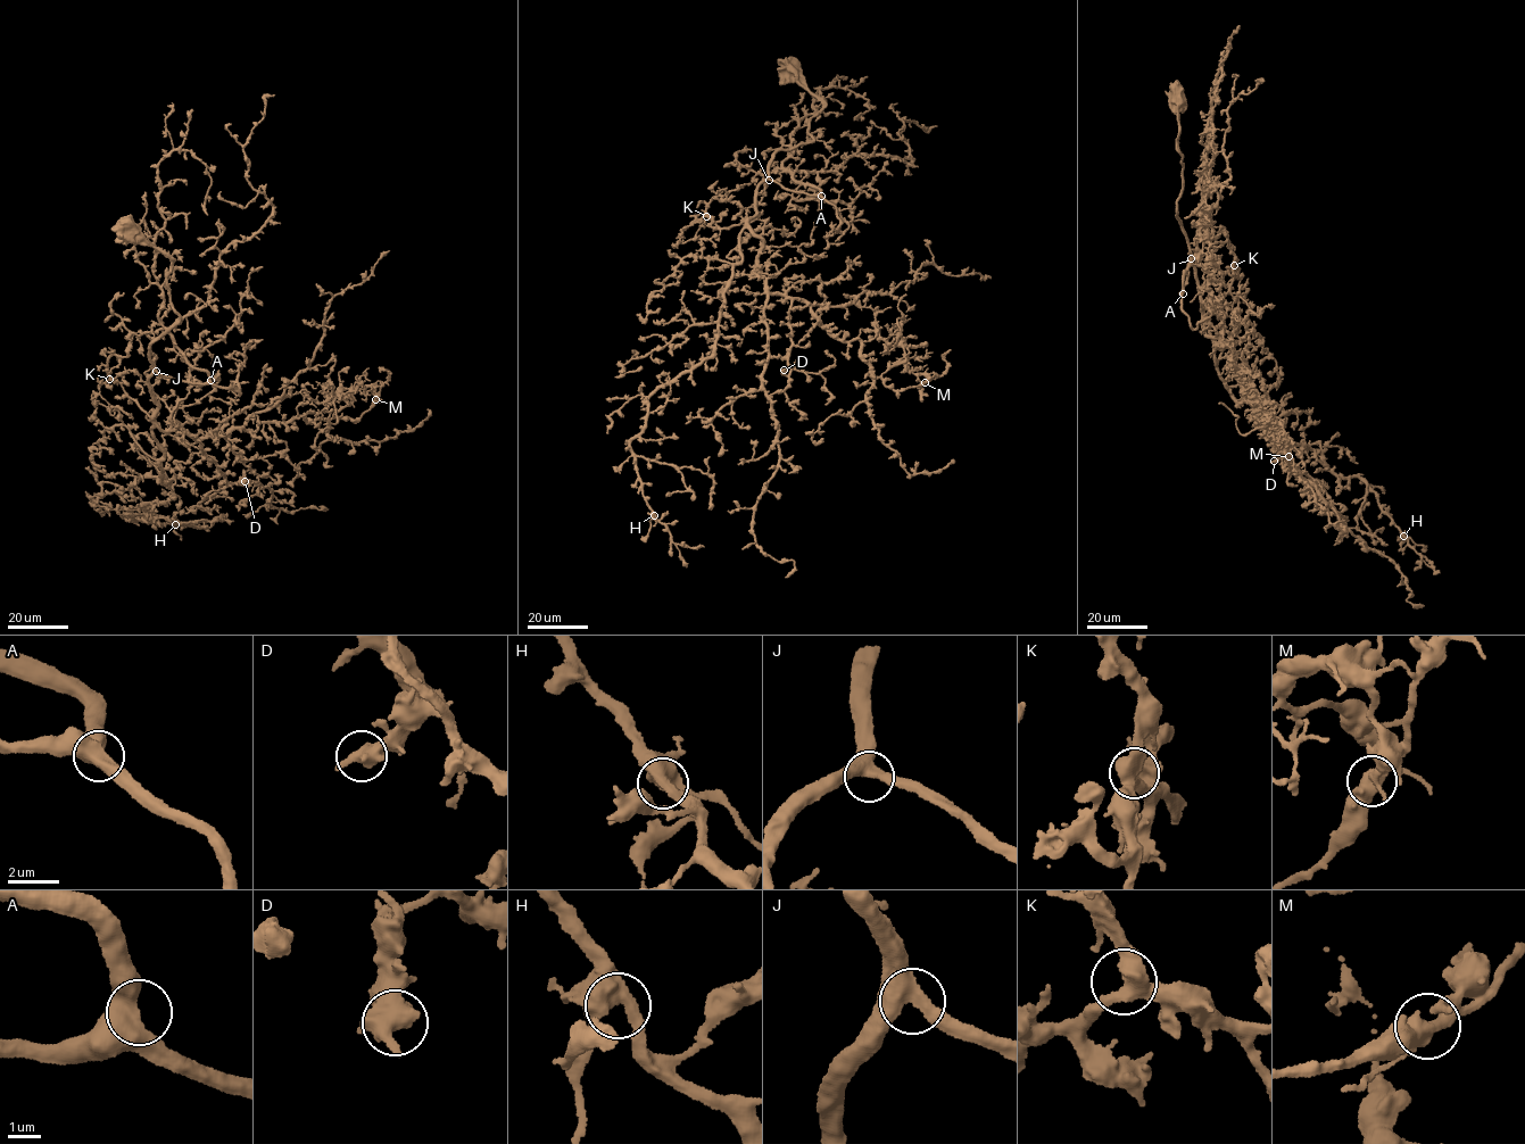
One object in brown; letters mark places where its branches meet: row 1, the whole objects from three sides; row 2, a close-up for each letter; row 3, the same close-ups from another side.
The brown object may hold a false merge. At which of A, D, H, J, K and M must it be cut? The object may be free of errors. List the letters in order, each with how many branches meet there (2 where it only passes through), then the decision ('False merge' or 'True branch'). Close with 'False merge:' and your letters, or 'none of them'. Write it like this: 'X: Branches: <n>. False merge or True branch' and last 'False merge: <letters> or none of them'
A: Branches: 3. True branch
D: Branches: 3. True branch
H: Branches: 3. True branch
J: Branches: 3. True branch
K: Branches: 3. True branch
M: Branches: 3. False merge
False merge: M

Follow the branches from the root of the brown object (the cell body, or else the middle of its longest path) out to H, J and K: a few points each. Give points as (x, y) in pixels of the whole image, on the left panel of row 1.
H: (129, 232), (172, 259), (166, 287), (179, 321), (150, 343), (148, 381), (172, 497), (127, 515), (175, 524)
J: (129, 232), (135, 230), (172, 259), (166, 287), (179, 321), (150, 343), (150, 363), (156, 371)
K: (129, 232), (135, 230), (172, 259), (166, 287), (179, 321), (150, 343), (152, 414), (109, 379)

